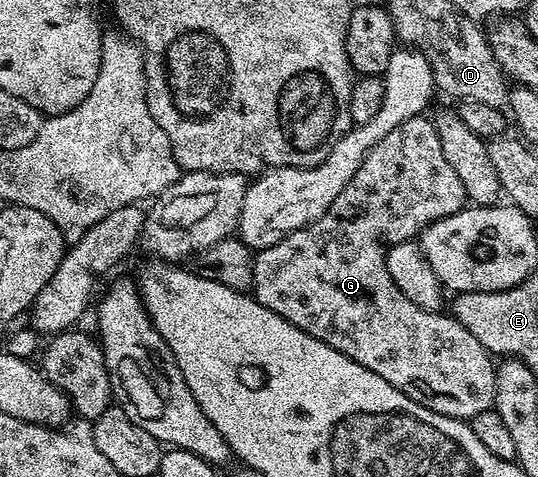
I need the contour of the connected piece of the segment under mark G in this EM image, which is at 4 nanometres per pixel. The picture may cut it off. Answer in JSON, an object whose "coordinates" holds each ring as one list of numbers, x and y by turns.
{"coordinates":[[422,114,404,120,391,134,384,136,367,158,363,158,363,166,359,166,355,178,343,186,343,194,331,202,327,214,254,255,251,295,267,306,267,310,299,326,299,330,327,342,327,346,347,354,347,358,359,362,359,366,375,370,379,378,391,382,395,390,403,390,407,398,427,406,427,410,469,422,475,414,492,409,497,377,494,357,475,339,475,334,452,315,441,316,440,311,425,312,415,306,415,302,391,282,385,265,389,245,420,237,431,222,460,212,467,204,463,182,459,182,455,170,451,170,443,146,439,146,437,125,427,117]]}

